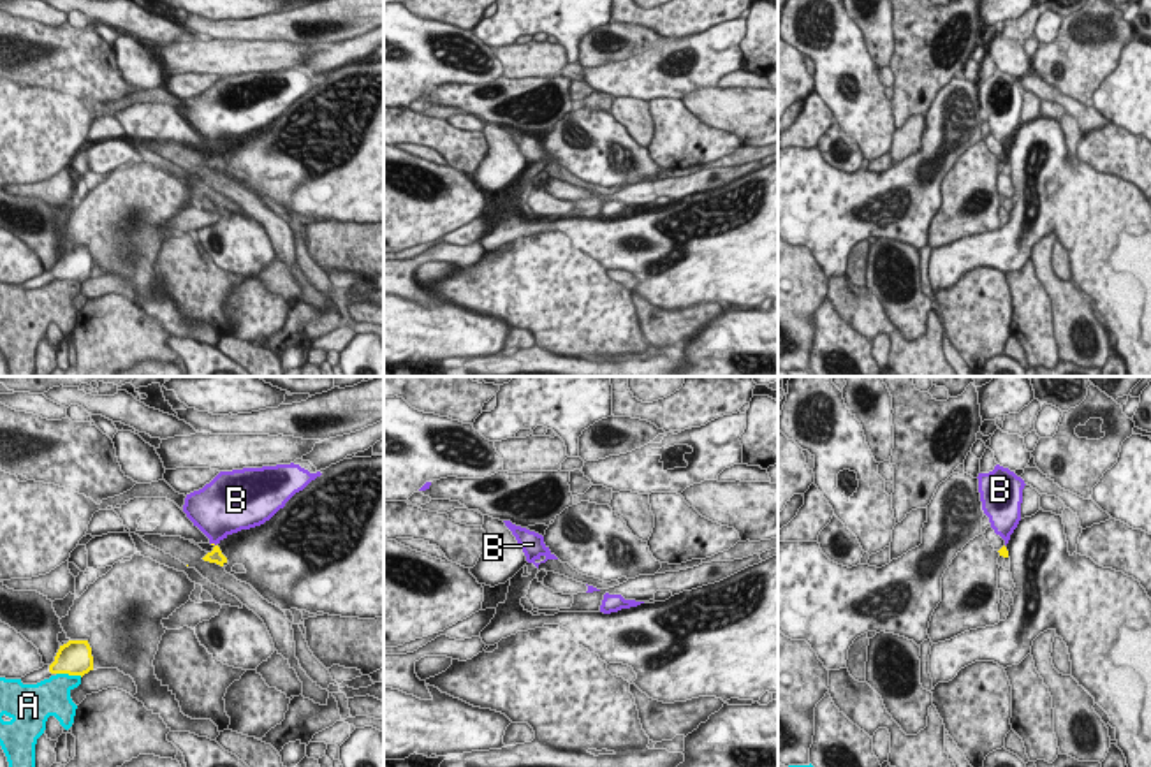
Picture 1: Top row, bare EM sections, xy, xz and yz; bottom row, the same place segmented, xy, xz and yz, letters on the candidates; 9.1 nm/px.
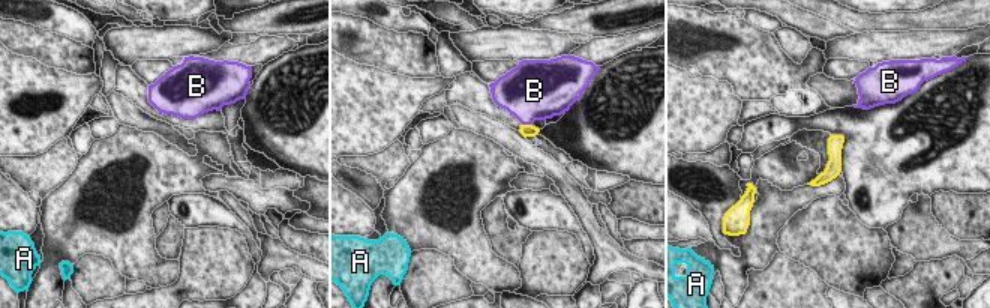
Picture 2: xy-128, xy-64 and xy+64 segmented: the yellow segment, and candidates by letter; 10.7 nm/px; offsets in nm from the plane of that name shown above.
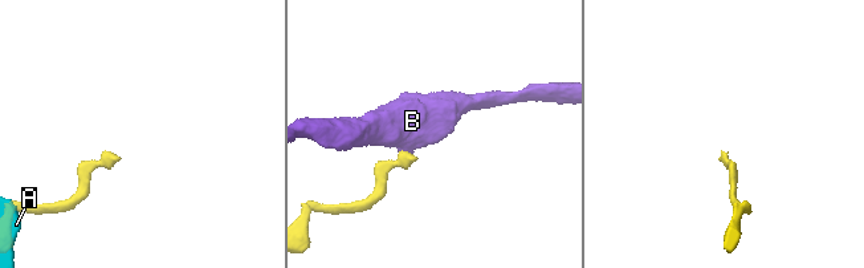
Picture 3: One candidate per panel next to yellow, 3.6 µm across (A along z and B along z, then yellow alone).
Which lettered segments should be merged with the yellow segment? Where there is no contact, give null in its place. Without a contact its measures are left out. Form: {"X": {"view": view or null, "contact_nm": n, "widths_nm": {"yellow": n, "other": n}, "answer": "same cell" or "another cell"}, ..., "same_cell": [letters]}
{"A": {"view": "xy", "contact_nm": 240, "widths_nm": {"yellow": 320, "other": 320}, "answer": "another cell"}, "B": {"view": "xy", "contact_nm": 60, "widths_nm": {"yellow": 130, "other": 380}, "answer": "same cell"}, "same_cell": ["B"]}

